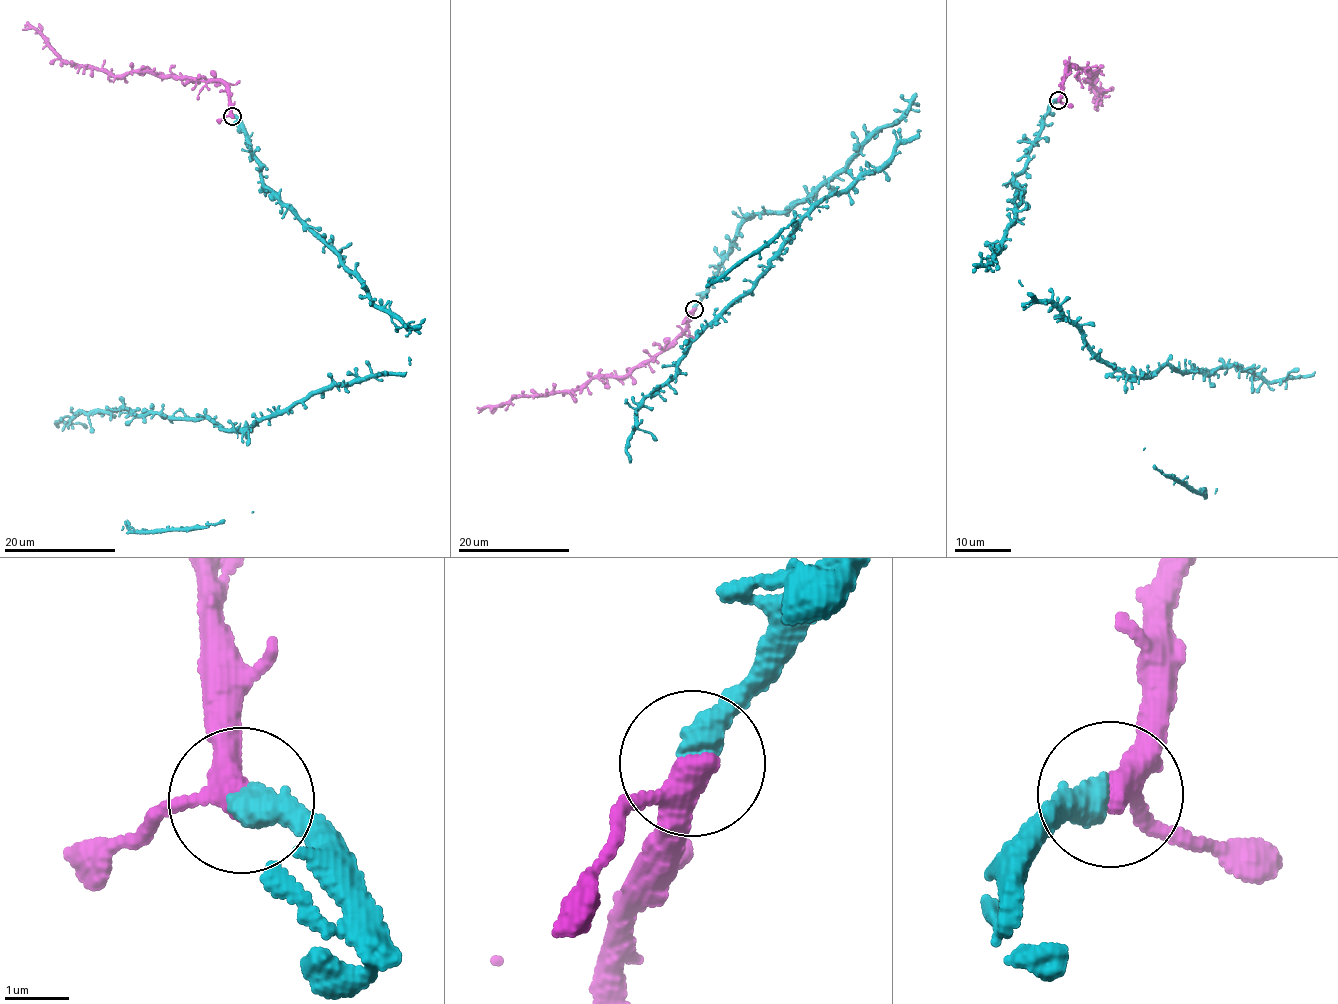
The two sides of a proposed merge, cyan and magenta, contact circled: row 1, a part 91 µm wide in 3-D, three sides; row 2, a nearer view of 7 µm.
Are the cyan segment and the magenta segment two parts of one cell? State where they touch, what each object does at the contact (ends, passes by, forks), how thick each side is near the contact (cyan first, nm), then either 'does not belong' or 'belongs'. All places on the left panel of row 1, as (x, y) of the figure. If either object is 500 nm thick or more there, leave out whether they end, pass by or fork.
(232, 116) | cyan ends | magenta passes by | 440/360 nm | belongs

